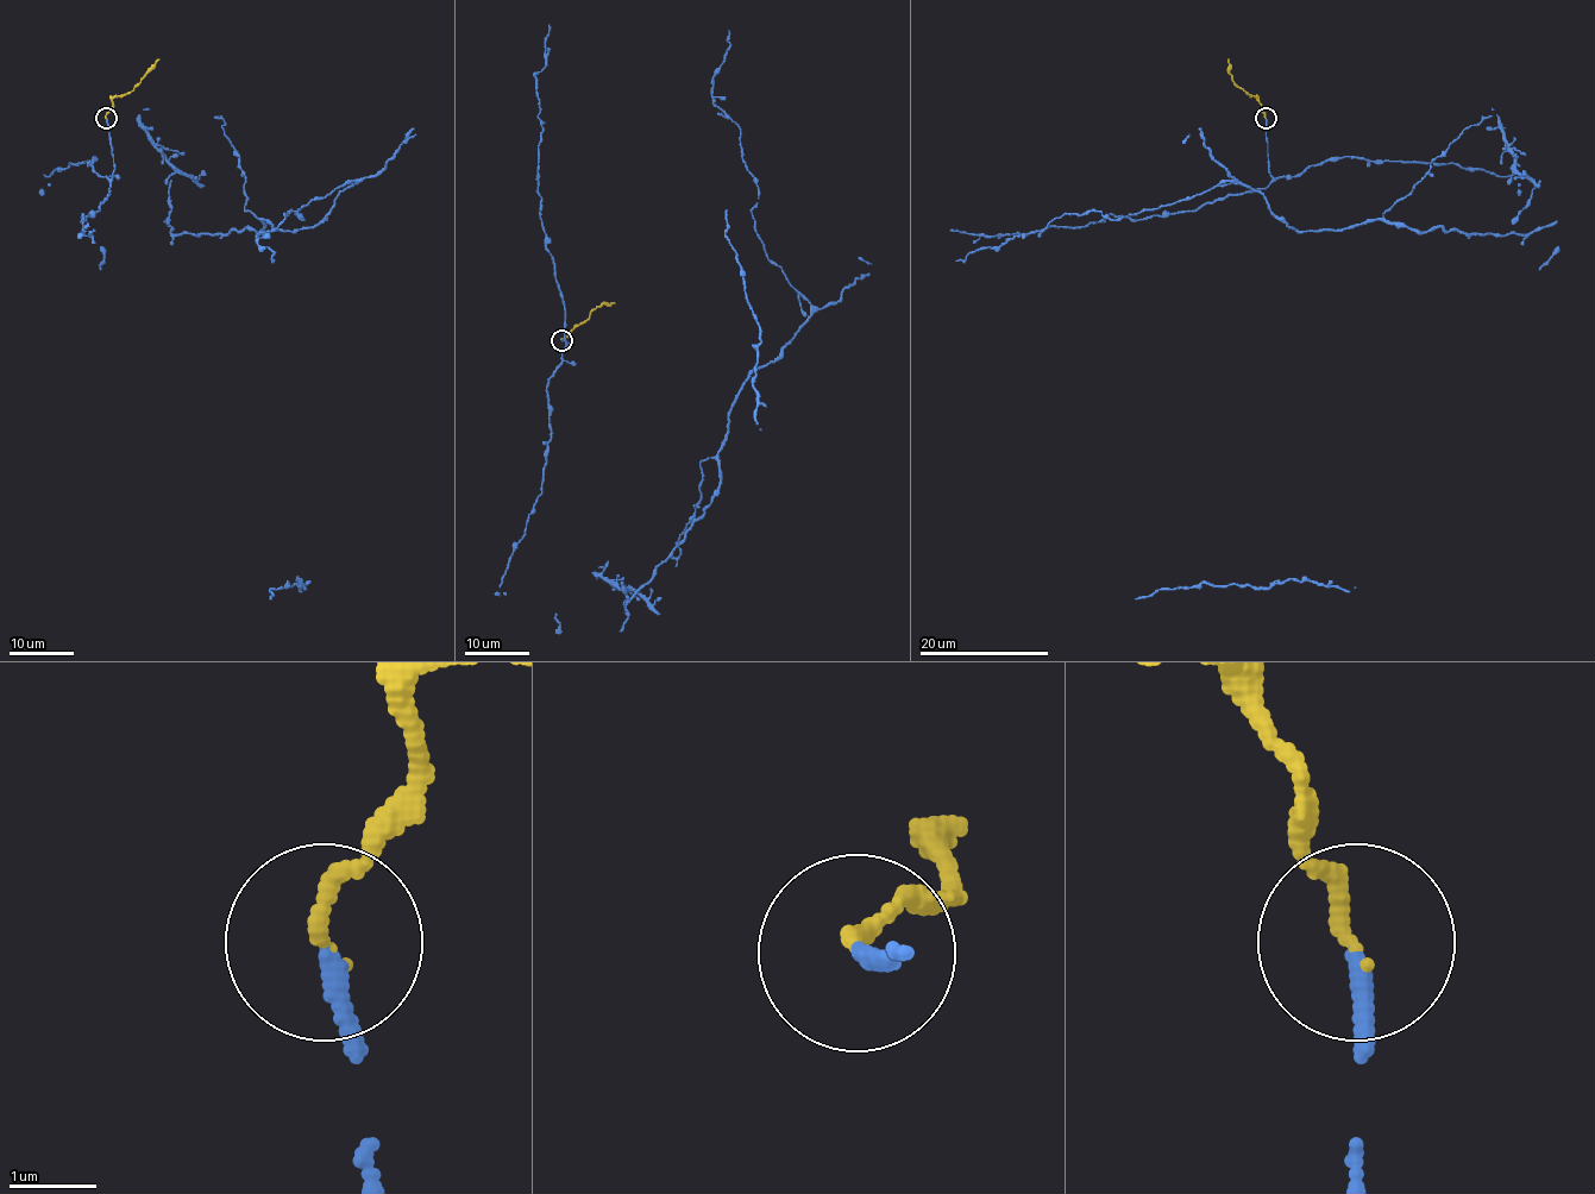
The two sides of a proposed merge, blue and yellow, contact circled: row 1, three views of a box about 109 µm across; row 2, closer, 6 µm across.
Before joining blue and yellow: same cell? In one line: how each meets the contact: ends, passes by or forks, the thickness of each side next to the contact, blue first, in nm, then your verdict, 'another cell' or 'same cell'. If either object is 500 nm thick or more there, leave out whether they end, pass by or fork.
blue ends; yellow ends; calibres 200 and 190 nm; another cell

